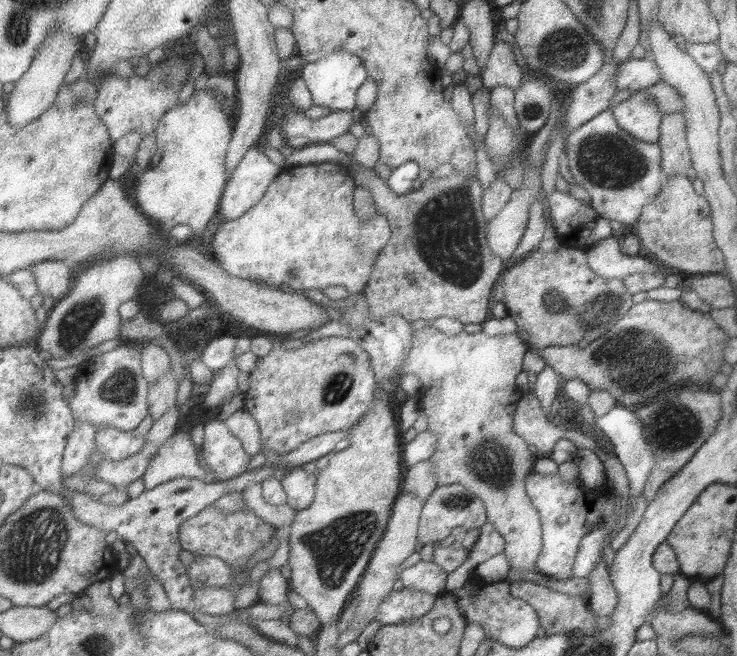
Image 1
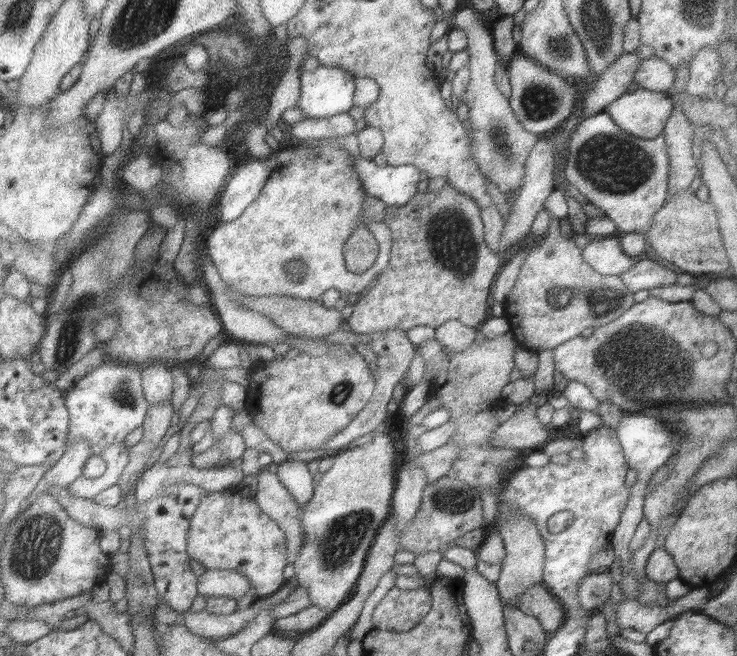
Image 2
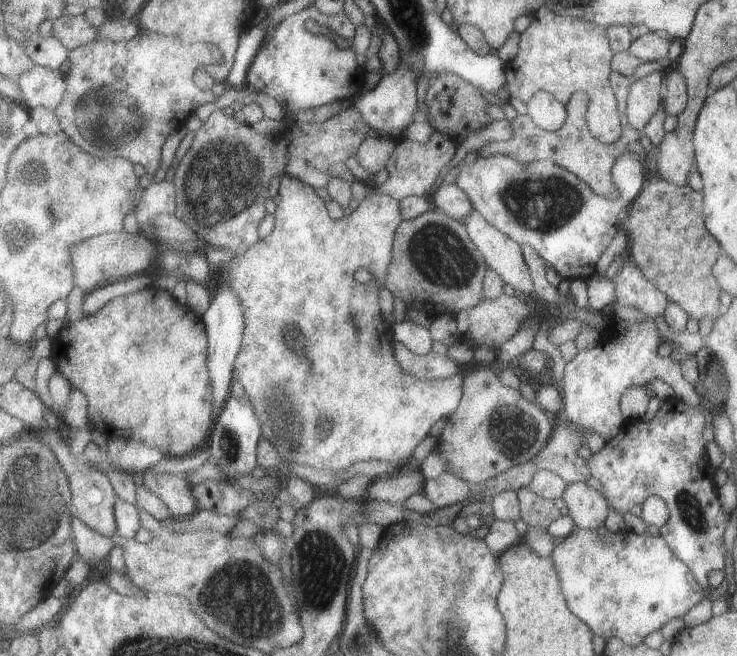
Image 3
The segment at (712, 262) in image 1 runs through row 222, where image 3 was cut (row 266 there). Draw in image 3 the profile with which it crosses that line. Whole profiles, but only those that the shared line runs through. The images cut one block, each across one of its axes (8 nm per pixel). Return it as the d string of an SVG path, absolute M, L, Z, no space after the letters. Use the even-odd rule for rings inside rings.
M651 178L629 206L623 230L629 236L627 254L631 254L641 274L667 296L669 304L679 304L697 322L715 322L721 316L721 290L711 274L719 244L703 226L703 192L693 192L689 186L677 186L663 178Z

